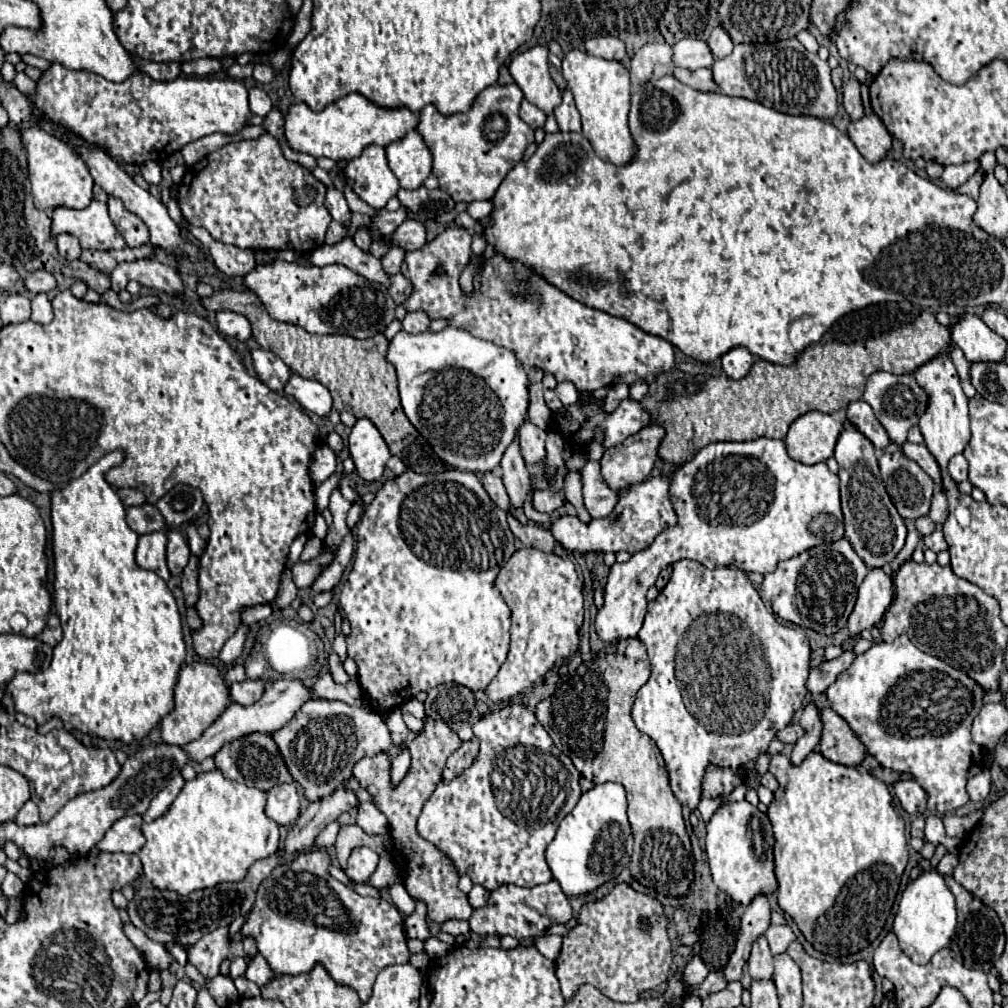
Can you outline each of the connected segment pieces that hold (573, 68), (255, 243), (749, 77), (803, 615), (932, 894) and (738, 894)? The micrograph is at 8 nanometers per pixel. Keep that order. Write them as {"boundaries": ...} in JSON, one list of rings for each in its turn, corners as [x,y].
{"boundaries":[[[[569,51],[561,65],[563,79],[575,97],[577,111],[583,123],[583,135],[593,145],[595,153],[613,165],[625,165],[633,159],[637,147],[627,127],[629,113],[629,71],[619,61],[607,61],[585,51]]],[[[263,133],[257,139],[223,145],[199,163],[191,165],[179,185],[177,201],[181,205],[183,217],[191,225],[207,229],[209,235],[221,243],[255,251],[291,249],[299,255],[309,255],[319,245],[323,245],[327,227],[331,223],[331,213],[325,207],[325,193],[327,187],[319,179],[315,179],[309,169],[285,159],[279,141],[273,135]]],[[[797,39],[777,43],[743,43],[735,45],[733,53],[713,63],[713,75],[721,93],[759,101],[787,115],[811,115],[833,119],[837,115],[837,91],[831,83],[831,69],[819,55],[809,53]]],[[[841,539],[839,543],[811,547],[801,555],[779,563],[773,573],[765,575],[761,597],[783,621],[815,633],[833,635],[845,627],[857,599],[857,589],[865,575],[867,567],[863,559],[855,553],[847,539]]],[[[925,871],[921,877],[911,881],[901,895],[895,919],[893,919],[893,933],[899,939],[901,951],[917,965],[925,965],[931,957],[945,949],[955,933],[957,915],[955,915],[955,897],[951,895],[949,887],[945,885],[939,873]]],[[[747,801],[731,803],[719,809],[707,825],[707,861],[715,885],[727,893],[735,903],[747,907],[757,895],[771,895],[777,891],[773,865],[773,831],[765,813]]]]}

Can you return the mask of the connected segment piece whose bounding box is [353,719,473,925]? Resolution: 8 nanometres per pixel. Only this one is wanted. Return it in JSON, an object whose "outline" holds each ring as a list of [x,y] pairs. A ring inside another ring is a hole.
{"outline":[[[427,719],[425,731],[415,735],[411,741],[411,769],[399,783],[399,787],[391,789],[389,785],[389,771],[391,763],[385,753],[361,759],[355,765],[353,777],[371,793],[375,795],[377,807],[387,815],[389,819],[389,831],[395,839],[395,853],[399,851],[399,867],[405,871],[405,887],[413,899],[423,899],[427,903],[427,915],[435,923],[445,923],[449,919],[469,919],[473,909],[467,903],[467,895],[459,891],[459,875],[455,875],[455,867],[451,867],[451,861],[445,855],[439,855],[431,843],[419,837],[415,823],[417,817],[435,791],[437,783],[441,781],[441,773],[445,769],[447,757],[461,745],[461,739],[457,733],[441,719]]]}

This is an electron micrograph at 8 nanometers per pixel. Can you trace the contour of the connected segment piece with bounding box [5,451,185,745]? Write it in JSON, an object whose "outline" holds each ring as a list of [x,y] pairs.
{"outline":[[[111,451],[111,453],[103,455],[95,465],[91,465],[81,477],[69,481],[65,487],[61,487],[59,491],[55,491],[51,495],[53,553],[55,553],[55,605],[59,611],[61,627],[63,627],[63,639],[55,645],[53,661],[47,671],[41,671],[35,675],[19,673],[15,679],[11,679],[11,683],[7,685],[5,691],[9,691],[13,695],[15,709],[27,717],[33,717],[39,725],[47,723],[51,717],[59,717],[65,725],[71,725],[73,729],[77,729],[81,733],[87,733],[87,735],[93,735],[99,739],[115,739],[115,741],[119,739],[125,745],[131,745],[131,743],[147,737],[151,733],[151,729],[155,725],[159,725],[167,713],[173,711],[173,689],[177,683],[179,669],[185,661],[185,641],[183,641],[183,633],[181,633],[181,615],[177,609],[177,601],[175,601],[171,589],[165,585],[165,581],[159,575],[155,575],[153,571],[145,571],[135,563],[135,547],[137,547],[139,535],[127,525],[125,507],[123,507],[121,499],[117,497],[115,489],[105,481],[105,471],[111,467],[117,467],[123,459],[125,459],[123,451]]]}

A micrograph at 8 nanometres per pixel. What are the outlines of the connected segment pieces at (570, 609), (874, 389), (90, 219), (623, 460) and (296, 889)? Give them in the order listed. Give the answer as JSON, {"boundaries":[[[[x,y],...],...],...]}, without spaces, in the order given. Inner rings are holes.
{"boundaries":[[[[533,547],[517,549],[499,571],[495,585],[511,609],[511,645],[507,661],[487,687],[487,695],[491,701],[507,701],[541,683],[559,661],[579,649],[585,585],[569,559]]],[[[875,371],[867,377],[867,387],[863,393],[863,401],[867,401],[873,407],[875,417],[879,423],[887,429],[891,441],[905,443],[907,431],[919,423],[919,417],[927,409],[927,395],[925,391],[915,383],[913,375],[893,375],[887,371]]],[[[93,199],[87,209],[69,209],[55,207],[51,237],[59,233],[71,233],[79,239],[83,249],[123,249],[123,237],[115,231],[115,225],[109,219],[107,205]]],[[[647,425],[623,443],[609,447],[601,457],[601,477],[605,485],[623,489],[647,479],[657,461],[657,447],[663,435],[665,431],[661,427]]],[[[317,847],[305,853],[297,853],[291,861],[277,865],[259,885],[257,901],[249,911],[245,923],[241,925],[241,935],[243,939],[255,939],[259,953],[265,957],[265,961],[277,975],[299,975],[311,971],[313,965],[319,961],[325,965],[325,969],[337,983],[353,987],[359,993],[359,999],[367,1001],[371,997],[375,977],[383,967],[395,963],[409,963],[403,917],[393,903],[387,903],[385,899],[363,897],[347,885],[339,883],[335,877],[329,875],[329,865],[329,853]]]]}

